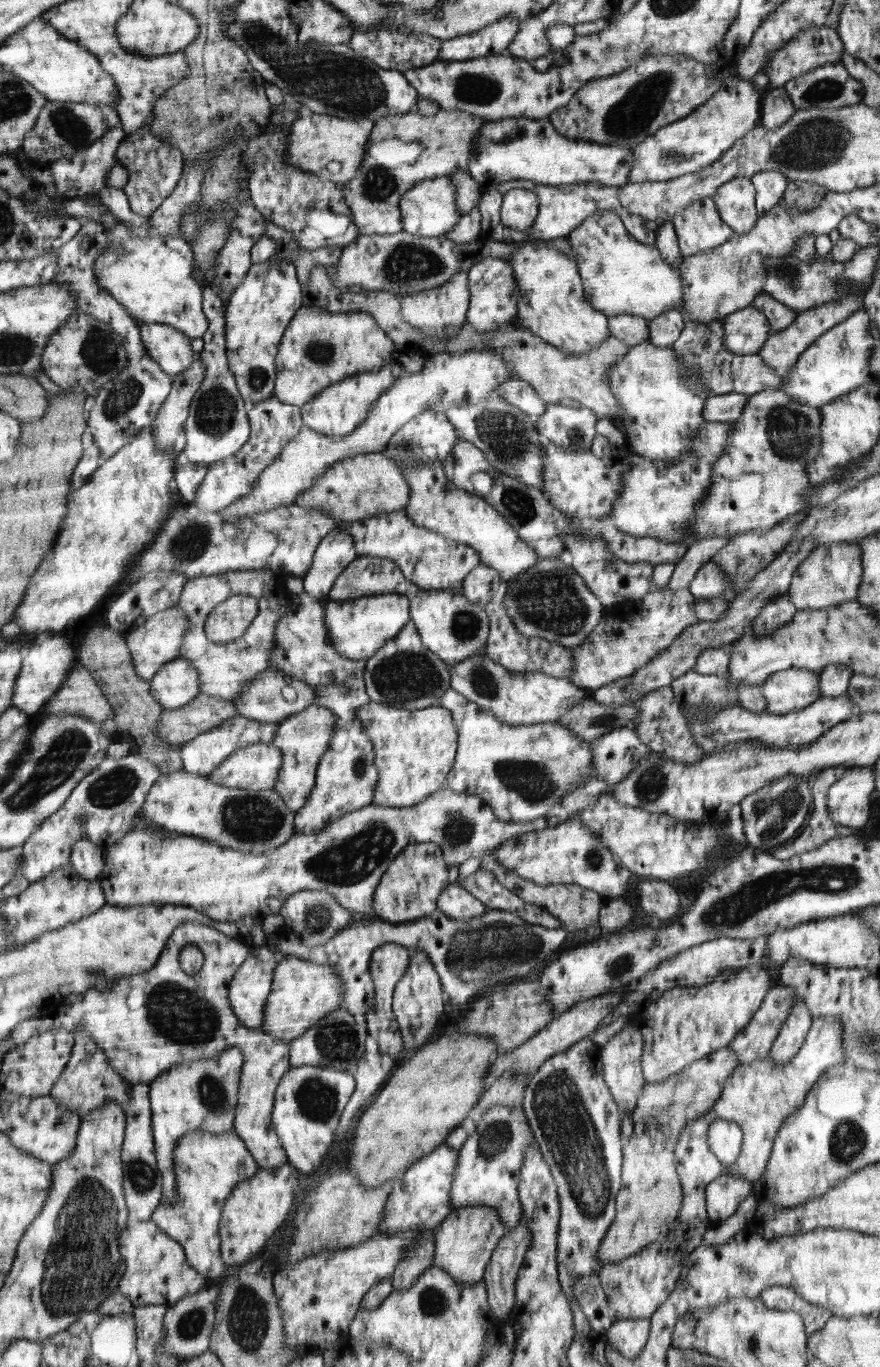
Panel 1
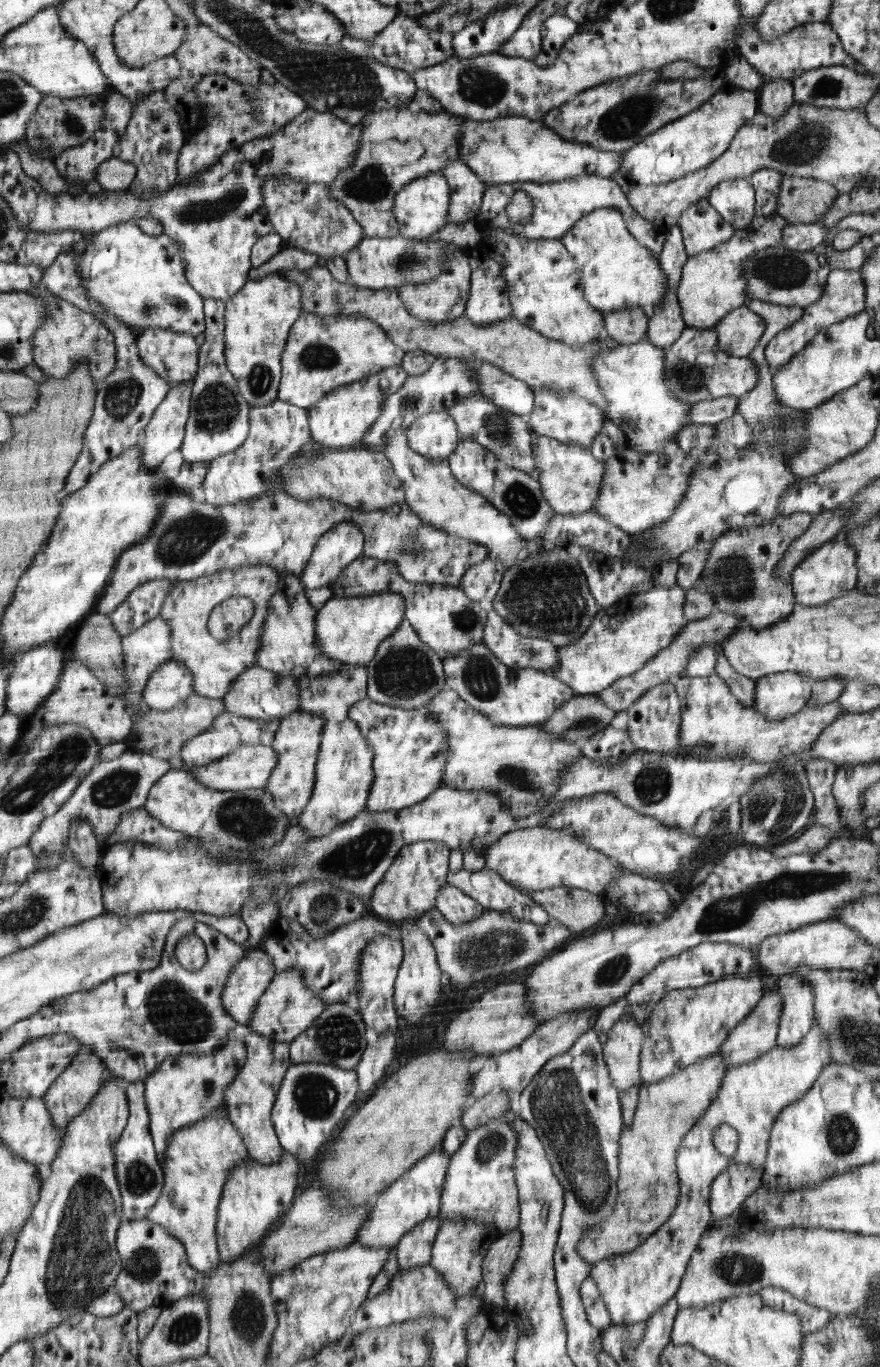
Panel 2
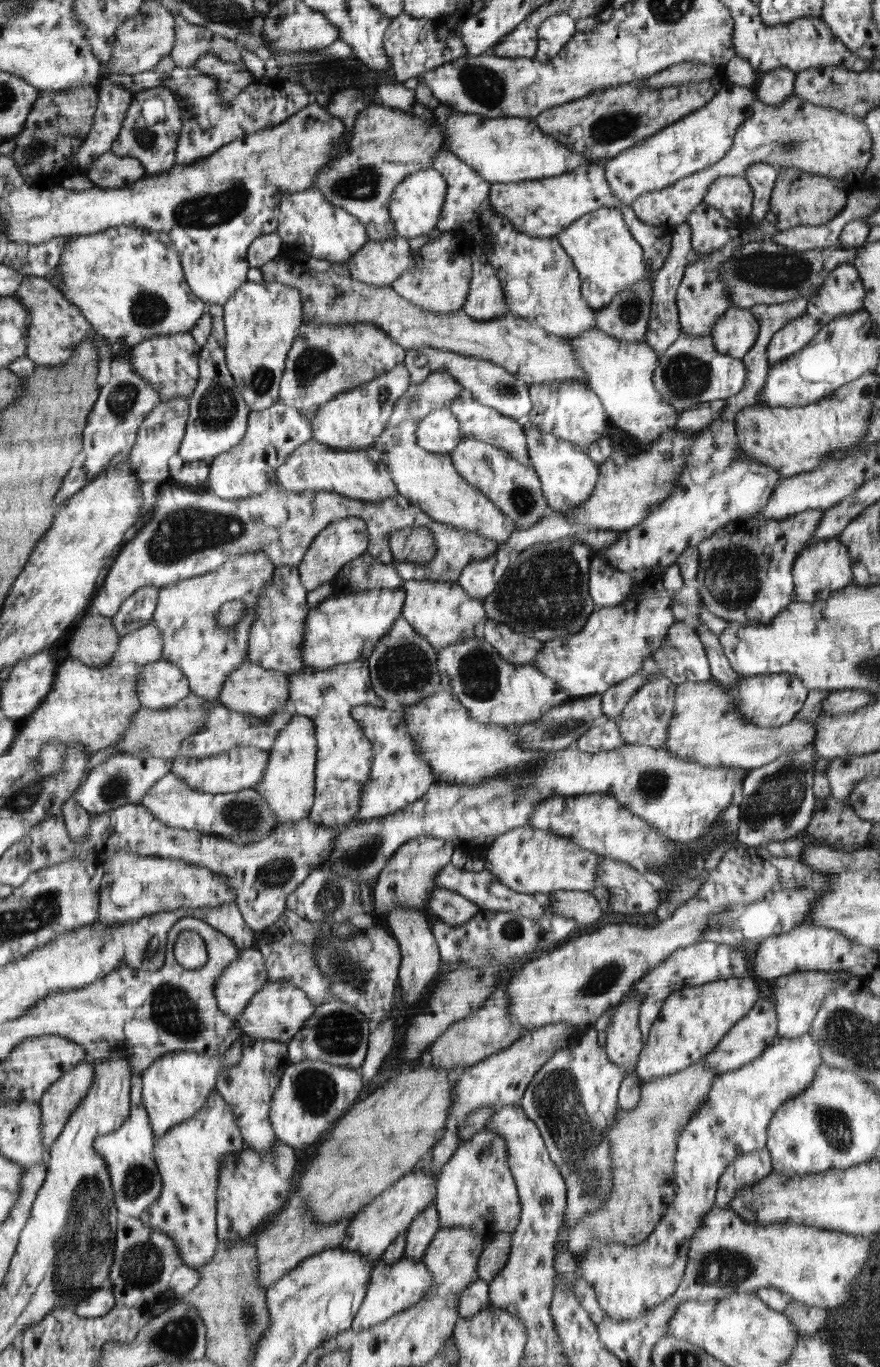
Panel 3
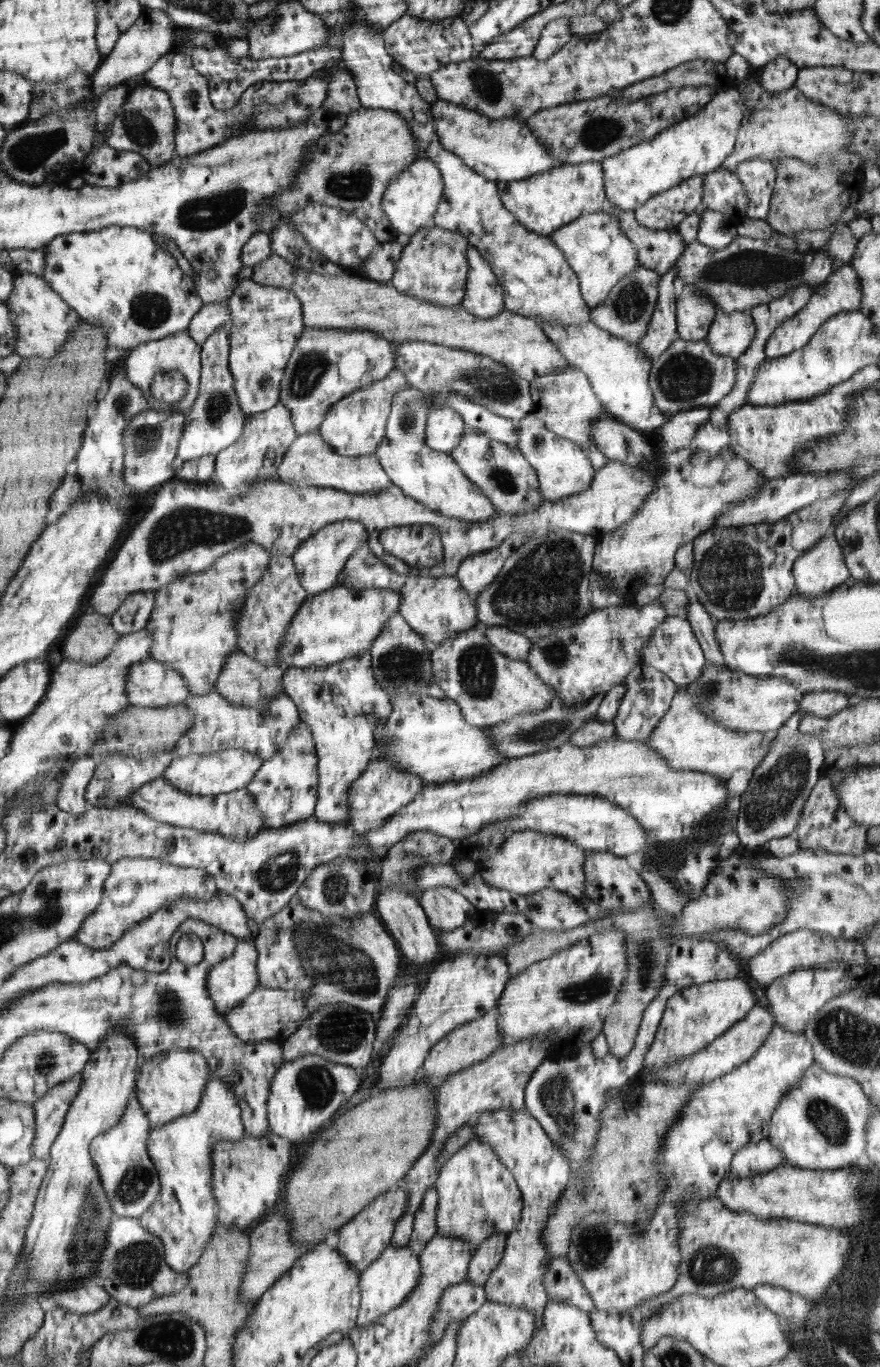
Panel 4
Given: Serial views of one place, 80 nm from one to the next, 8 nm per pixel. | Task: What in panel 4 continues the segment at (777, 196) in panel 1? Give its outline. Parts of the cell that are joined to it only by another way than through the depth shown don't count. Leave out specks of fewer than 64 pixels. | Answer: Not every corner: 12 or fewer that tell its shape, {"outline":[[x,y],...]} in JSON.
{"outline":[[738,163],[734,173],[747,193],[746,216],[764,220],[775,164]]}

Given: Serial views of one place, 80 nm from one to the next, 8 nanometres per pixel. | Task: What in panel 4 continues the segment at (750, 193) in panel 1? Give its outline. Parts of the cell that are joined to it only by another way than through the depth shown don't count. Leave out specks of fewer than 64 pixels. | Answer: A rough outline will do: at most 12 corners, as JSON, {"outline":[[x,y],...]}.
{"outline":[[721,168],[704,175],[702,208],[746,216],[747,193]]}

